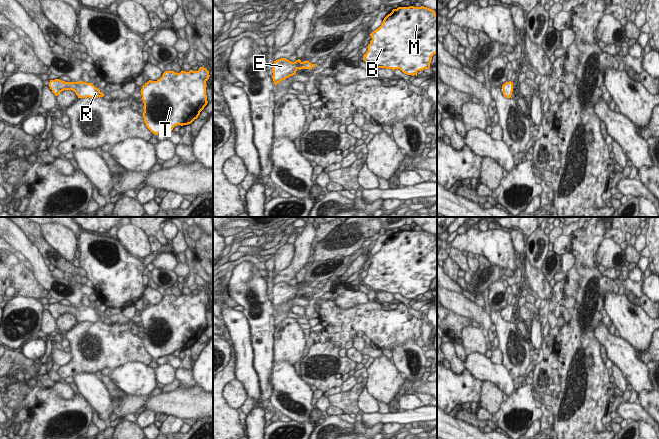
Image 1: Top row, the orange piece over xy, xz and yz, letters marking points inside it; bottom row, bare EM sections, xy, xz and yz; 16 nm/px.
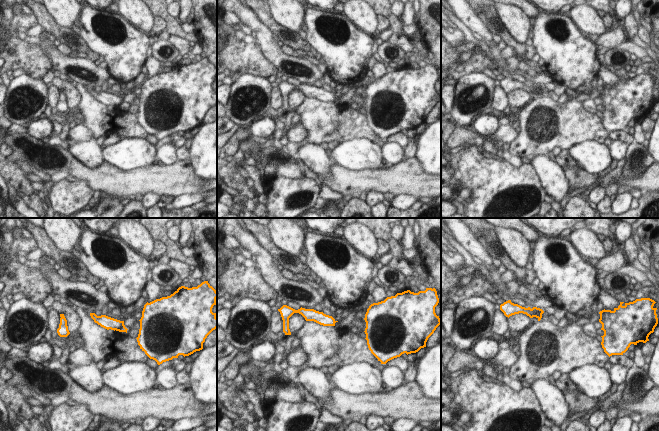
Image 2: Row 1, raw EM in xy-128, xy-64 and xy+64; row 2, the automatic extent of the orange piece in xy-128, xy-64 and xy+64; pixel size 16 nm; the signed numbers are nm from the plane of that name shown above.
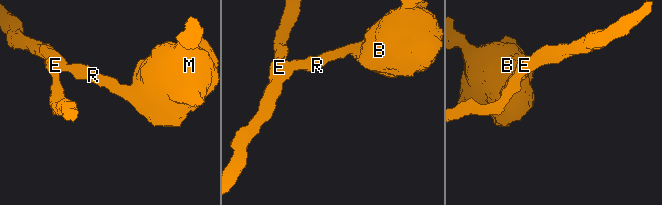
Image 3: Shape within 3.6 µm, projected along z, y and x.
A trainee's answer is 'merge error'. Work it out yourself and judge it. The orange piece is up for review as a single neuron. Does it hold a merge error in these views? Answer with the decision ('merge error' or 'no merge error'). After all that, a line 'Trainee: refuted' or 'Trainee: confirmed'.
no merge error
Trainee: refuted

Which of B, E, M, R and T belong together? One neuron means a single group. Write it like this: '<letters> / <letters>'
B E M R T

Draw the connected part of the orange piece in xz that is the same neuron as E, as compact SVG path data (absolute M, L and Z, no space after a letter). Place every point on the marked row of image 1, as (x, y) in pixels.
M281 58L273 63L273 76L272 79L274 81L275 86L285 80L286 78L293 76L296 74L298 69L312 69L316 64L311 64L309 61L302 62L300 59L295 62L291 62L286 58Z

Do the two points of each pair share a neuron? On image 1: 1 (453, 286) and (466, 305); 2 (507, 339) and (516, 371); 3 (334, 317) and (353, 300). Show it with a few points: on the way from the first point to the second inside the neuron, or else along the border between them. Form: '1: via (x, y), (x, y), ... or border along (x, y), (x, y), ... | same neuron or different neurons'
1: border along (447, 289), (461, 294) | different neurons
2: via (513, 347), (513, 357), (516, 363) | same neuron
3: border along (332, 298), (342, 309), (366, 303) | different neurons

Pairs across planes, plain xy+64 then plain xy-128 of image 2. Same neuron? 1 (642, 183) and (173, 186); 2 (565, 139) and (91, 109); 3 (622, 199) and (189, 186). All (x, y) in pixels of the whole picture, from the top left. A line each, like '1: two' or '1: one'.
1: one
2: one
3: two

